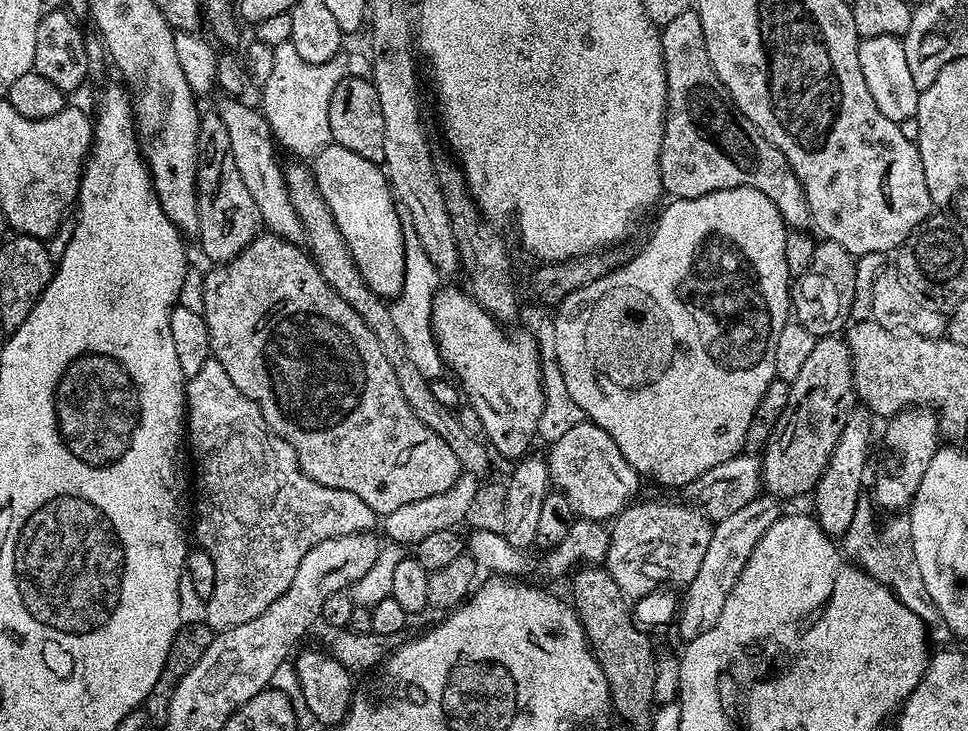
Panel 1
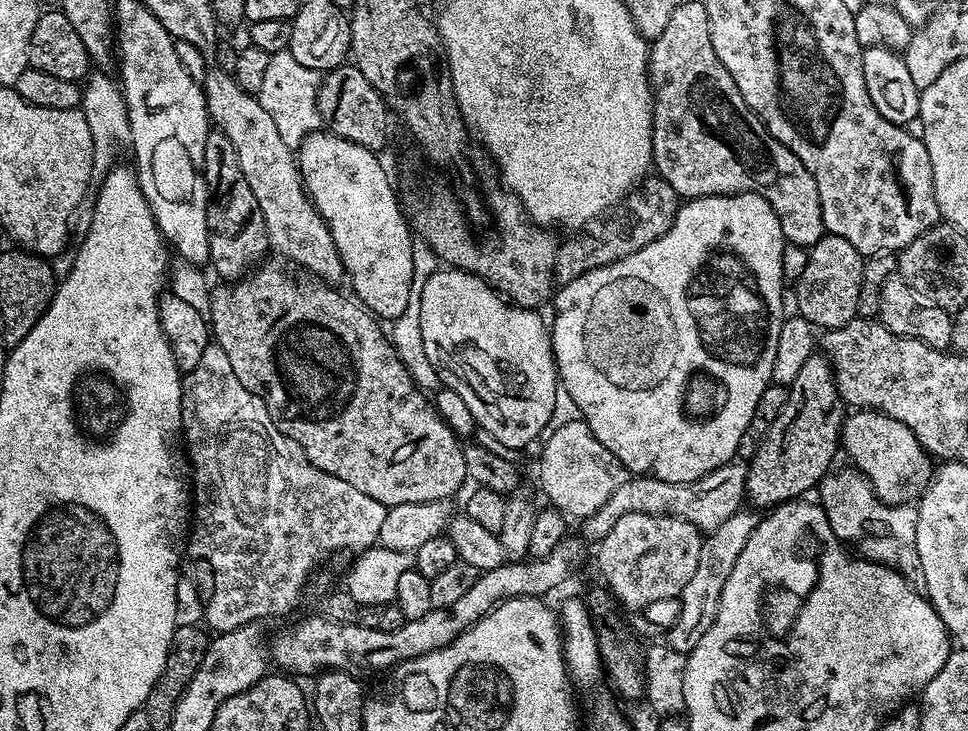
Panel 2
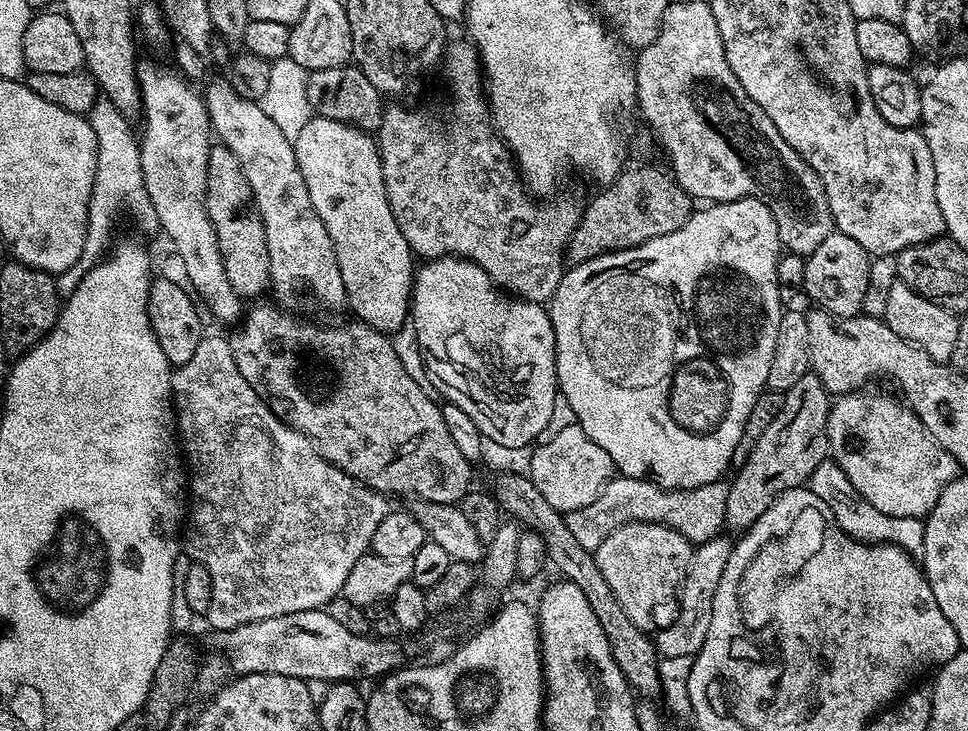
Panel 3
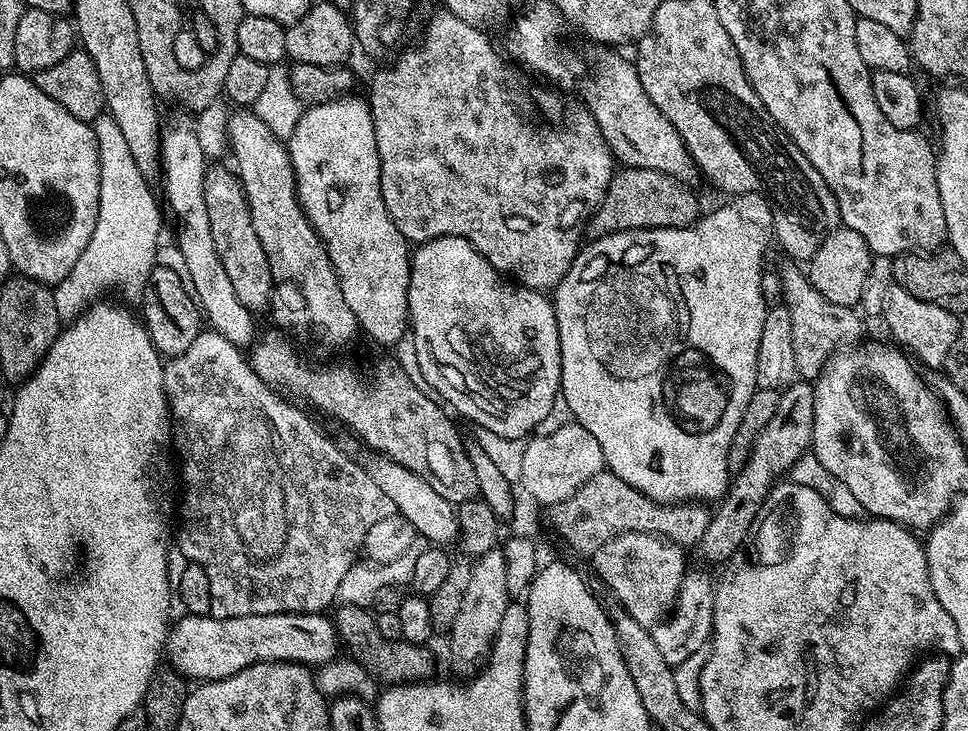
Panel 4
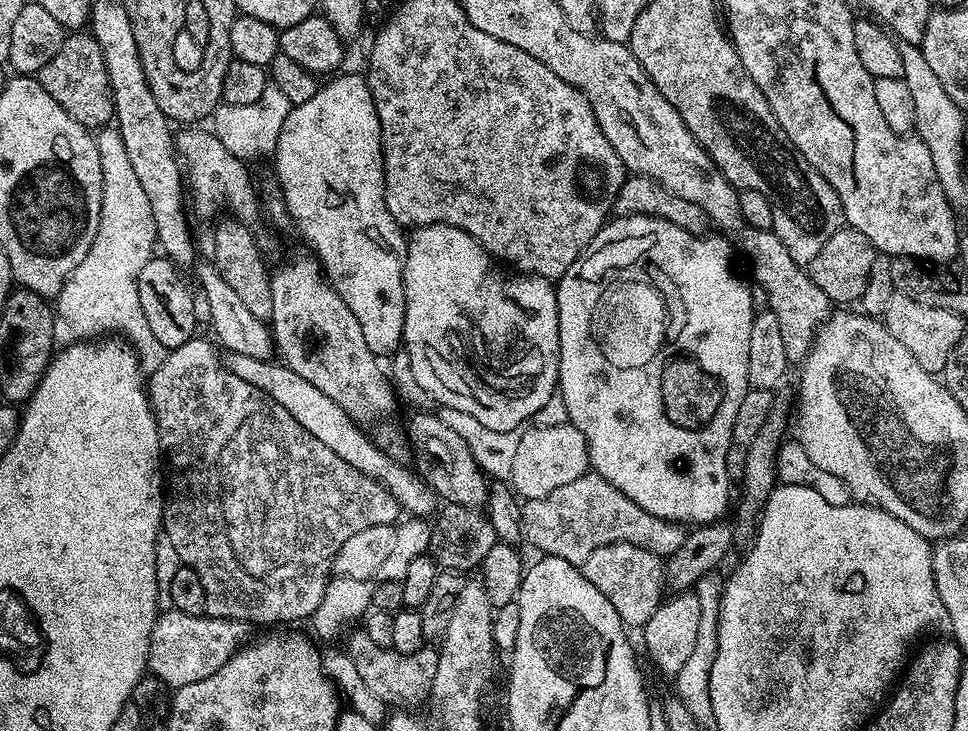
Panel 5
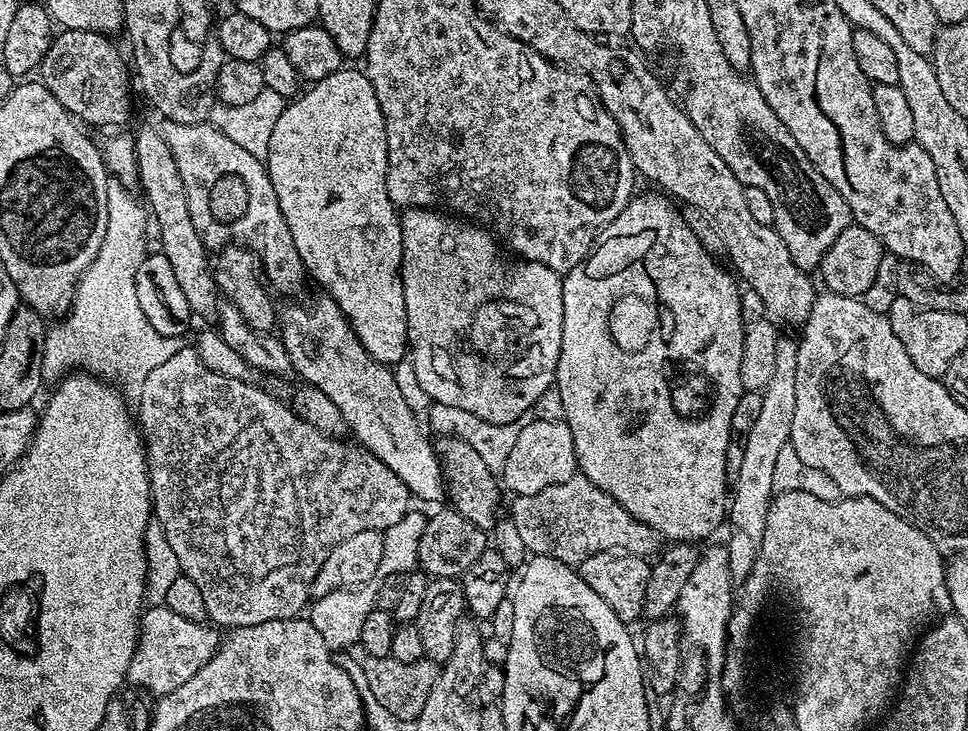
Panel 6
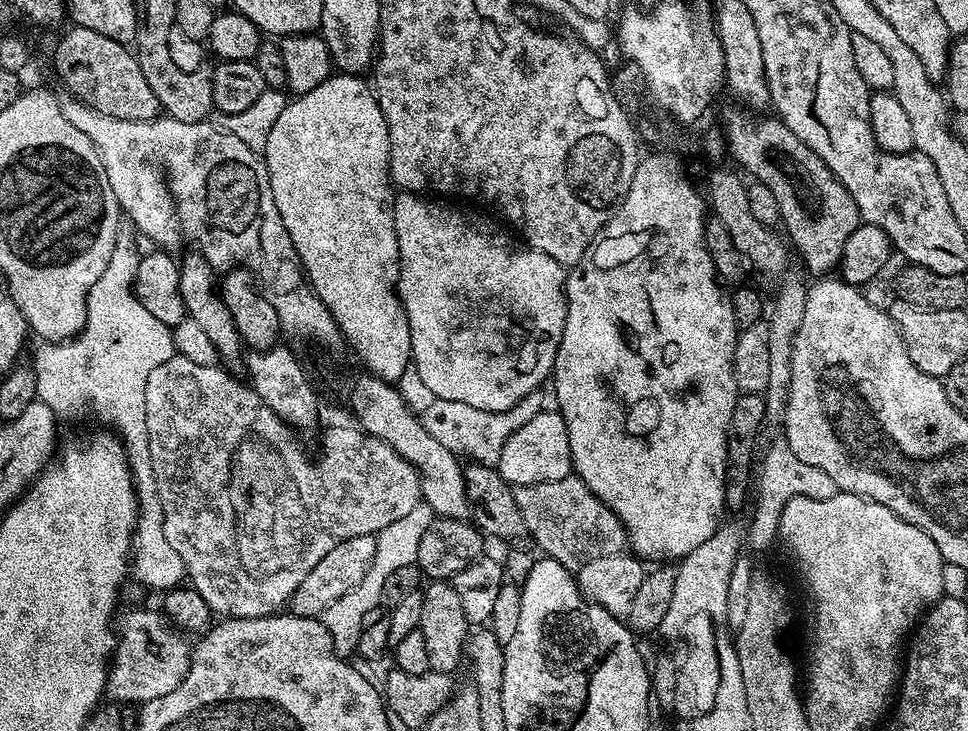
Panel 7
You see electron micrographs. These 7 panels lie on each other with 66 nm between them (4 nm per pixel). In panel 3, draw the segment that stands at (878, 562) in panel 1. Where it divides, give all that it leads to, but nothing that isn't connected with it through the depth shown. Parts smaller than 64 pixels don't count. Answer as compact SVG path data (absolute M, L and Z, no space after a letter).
M829 458L822 461L814 474L810 474L807 487L811 488L814 494L818 494L822 502L826 502L832 519L847 536L853 536L866 544L896 544L909 554L923 553L924 520L919 516L894 518L890 514L882 514L882 510L874 510L874 506L870 506L870 502L866 502L866 498L862 498L858 490L854 490L854 486L850 486L846 474L836 465L835 460Z

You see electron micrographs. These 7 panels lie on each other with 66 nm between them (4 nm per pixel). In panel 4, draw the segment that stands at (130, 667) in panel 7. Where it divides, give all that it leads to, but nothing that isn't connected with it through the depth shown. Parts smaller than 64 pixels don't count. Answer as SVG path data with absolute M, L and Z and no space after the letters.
M283 612L282 614L246 614L234 618L218 618L214 615L181 615L181 620L171 625L166 641L166 660L181 676L192 682L207 682L230 678L246 666L258 662L286 662L305 666L331 664L337 659L336 648L341 647L340 637L336 634L335 623L327 620L327 615L319 612Z

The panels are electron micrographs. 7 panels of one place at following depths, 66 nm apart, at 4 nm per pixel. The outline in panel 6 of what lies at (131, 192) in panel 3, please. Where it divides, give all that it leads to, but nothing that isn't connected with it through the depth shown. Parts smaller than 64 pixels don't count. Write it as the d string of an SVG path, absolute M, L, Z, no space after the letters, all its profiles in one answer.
M109 179L106 190L106 238L102 240L102 250L98 250L94 262L80 275L80 280L76 283L72 307L63 319L53 323L56 324L53 328L51 325L47 329L42 350L42 374L45 381L59 382L73 370L79 370L90 376L98 376L105 382L115 382L125 393L136 394L140 391L144 375L154 370L154 366L158 366L166 358L174 358L176 351L182 347L177 337L158 334L158 330L150 326L146 314L142 314L142 306L138 306L138 294L134 294L134 278L138 274L138 266L142 266L144 257L150 252L150 216L145 205L139 199L136 201L128 192L131 191L119 180Z

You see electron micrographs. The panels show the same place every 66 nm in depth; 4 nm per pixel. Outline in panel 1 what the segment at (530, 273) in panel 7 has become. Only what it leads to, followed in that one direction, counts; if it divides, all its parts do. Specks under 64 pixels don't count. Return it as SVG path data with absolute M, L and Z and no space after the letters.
M441 287L434 298L432 329L436 335L436 349L442 354L450 372L453 372L451 375L458 381L467 403L468 400L472 403L471 411L481 419L483 435L494 449L495 455L505 456L506 459L512 460L511 462L516 462L531 449L528 447L531 446L532 439L537 439L539 419L543 412L544 378L540 369L539 346L532 333L527 330L508 332L512 330L501 324L475 297L461 288Z

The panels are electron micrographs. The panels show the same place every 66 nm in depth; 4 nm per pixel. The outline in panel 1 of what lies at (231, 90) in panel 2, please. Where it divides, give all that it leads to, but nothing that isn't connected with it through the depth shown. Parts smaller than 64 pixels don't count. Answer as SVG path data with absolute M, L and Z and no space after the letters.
M224 98L224 101L218 105L222 122L226 122L226 130L230 133L230 150L234 150L234 162L238 162L238 170L242 174L242 182L246 182L251 196L254 197L254 202L258 202L260 219L267 231L275 233L276 236L280 236L283 240L303 241L305 239L304 226L294 210L294 202L290 200L290 194L284 181L284 168L282 163L280 164L279 158L276 157L278 144L273 137L271 127L259 107L254 106L254 108L251 108L250 105L243 104L244 102L240 98Z

